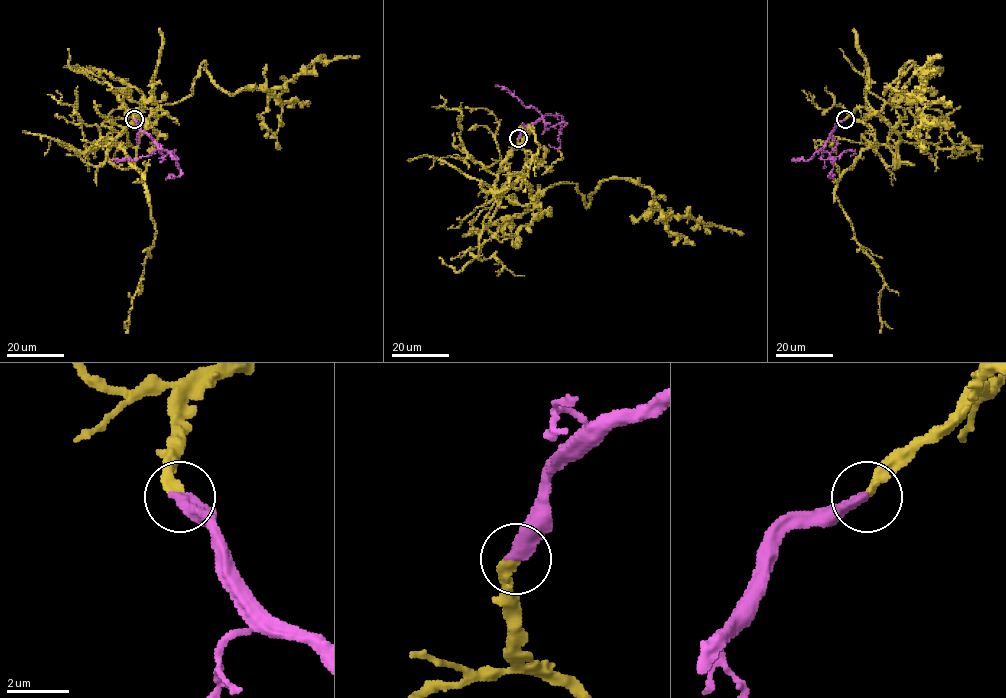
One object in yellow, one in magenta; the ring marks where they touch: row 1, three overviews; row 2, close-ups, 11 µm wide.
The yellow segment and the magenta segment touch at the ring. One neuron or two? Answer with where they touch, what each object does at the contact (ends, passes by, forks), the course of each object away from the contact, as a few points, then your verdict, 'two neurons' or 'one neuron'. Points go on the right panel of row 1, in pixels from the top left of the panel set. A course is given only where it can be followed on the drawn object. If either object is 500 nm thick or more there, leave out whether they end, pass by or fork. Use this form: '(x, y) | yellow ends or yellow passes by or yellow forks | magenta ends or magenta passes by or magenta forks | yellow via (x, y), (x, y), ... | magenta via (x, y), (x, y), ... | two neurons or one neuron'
(845, 119) | yellow ends | magenta ends | yellow via (844, 119), (878, 114), (895, 168), (889, 95), (914, 63), (886, 88), (919, 95), (940, 56) | magenta via (844, 119), (836, 124), (821, 150), (822, 159), (835, 158), (829, 176), (834, 179) | one neuron

